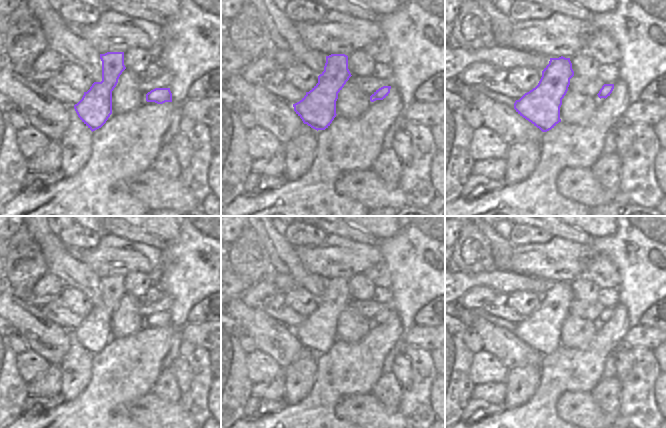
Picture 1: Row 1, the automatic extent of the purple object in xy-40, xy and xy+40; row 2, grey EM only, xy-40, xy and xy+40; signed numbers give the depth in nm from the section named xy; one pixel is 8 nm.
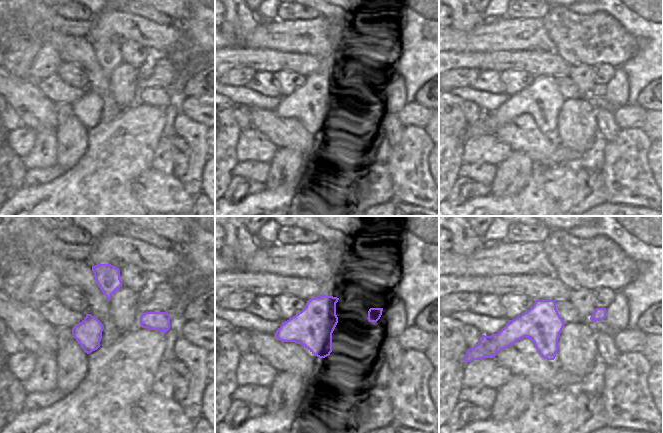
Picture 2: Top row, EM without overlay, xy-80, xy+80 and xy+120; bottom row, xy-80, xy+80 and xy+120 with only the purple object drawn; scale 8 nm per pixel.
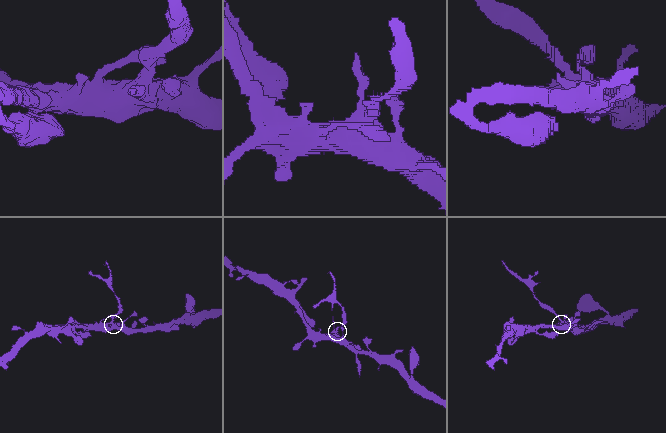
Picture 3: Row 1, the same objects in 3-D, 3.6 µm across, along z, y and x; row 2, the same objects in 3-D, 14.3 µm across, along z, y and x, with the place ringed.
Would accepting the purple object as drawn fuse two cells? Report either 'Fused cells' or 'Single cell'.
Fused cells

